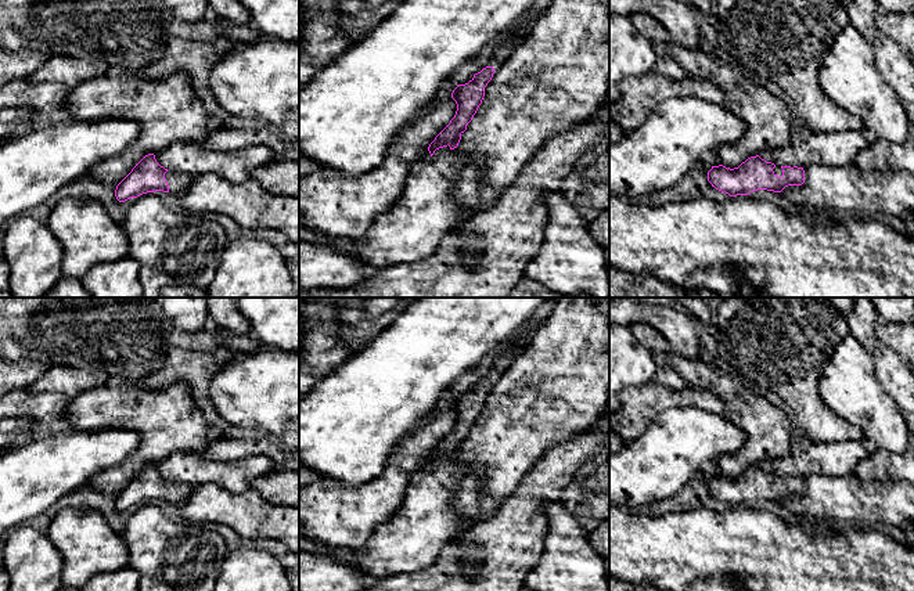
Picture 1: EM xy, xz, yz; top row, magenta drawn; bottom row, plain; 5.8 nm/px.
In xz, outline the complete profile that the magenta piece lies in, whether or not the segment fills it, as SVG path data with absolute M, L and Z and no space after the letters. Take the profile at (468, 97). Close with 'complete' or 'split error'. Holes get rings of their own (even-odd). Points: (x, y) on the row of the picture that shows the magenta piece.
M486 66L481 72L475 73L468 83L458 84L453 90L451 98L457 104L457 111L450 123L429 144L428 151L431 156L436 149L449 145L450 149L458 154L460 159L465 159L465 151L458 147L458 143L461 140L461 134L467 130L467 125L472 120L482 104L485 87L492 80L493 73L494 68Z; split error

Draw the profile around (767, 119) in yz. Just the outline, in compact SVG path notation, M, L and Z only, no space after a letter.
M673 42L670 54L688 76L715 83L723 91L723 107L745 125L745 134L741 140L734 144L720 145L716 149L716 156L723 166L734 169L751 156L791 145L794 141L791 133L791 112L781 98L773 96L764 87L755 84L738 66L726 62L722 54L709 48L688 48Z

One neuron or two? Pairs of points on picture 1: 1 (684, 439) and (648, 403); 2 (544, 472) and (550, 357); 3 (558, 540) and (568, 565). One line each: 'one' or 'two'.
1: two
2: two
3: one

